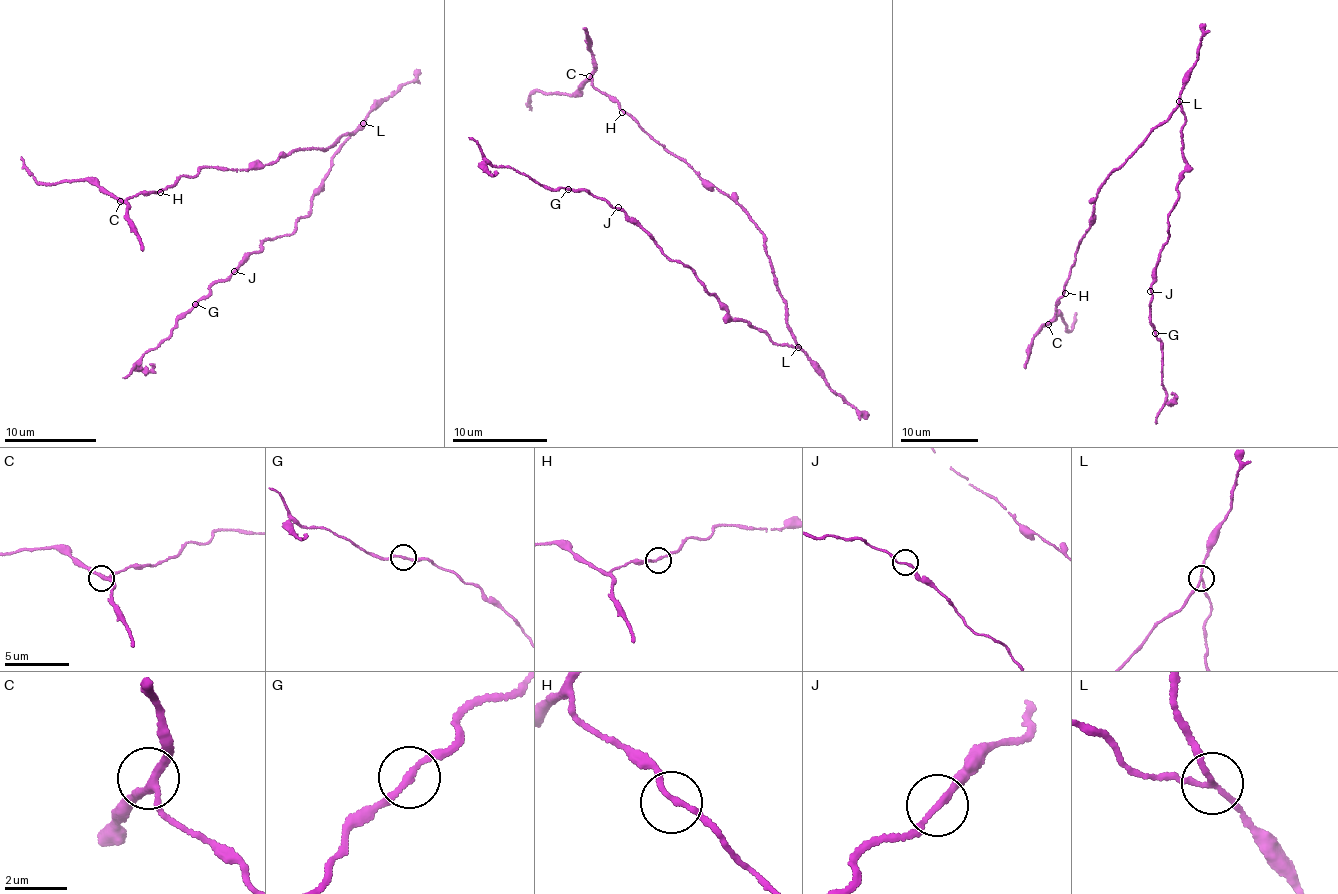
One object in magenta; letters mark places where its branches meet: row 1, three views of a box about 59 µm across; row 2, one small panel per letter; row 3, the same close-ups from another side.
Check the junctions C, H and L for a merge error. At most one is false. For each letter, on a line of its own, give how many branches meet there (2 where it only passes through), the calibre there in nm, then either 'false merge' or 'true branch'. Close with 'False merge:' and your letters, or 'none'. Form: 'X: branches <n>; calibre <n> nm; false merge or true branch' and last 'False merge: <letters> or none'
C: branches 3; calibre 240 nm; true branch
H: branches 2; calibre 170 nm; true branch
L: branches 3; calibre 150 nm; false merge
False merge: L

